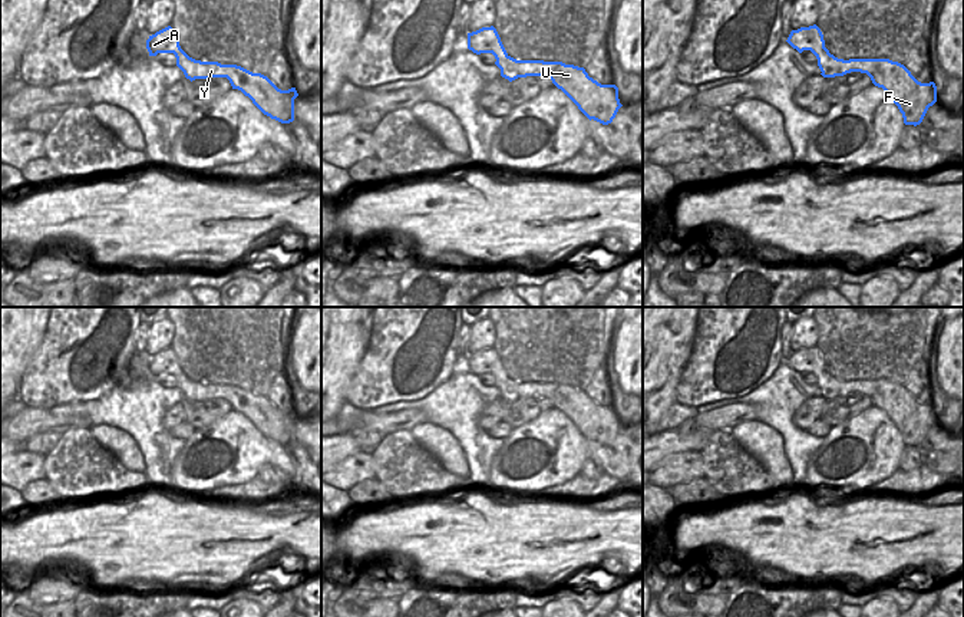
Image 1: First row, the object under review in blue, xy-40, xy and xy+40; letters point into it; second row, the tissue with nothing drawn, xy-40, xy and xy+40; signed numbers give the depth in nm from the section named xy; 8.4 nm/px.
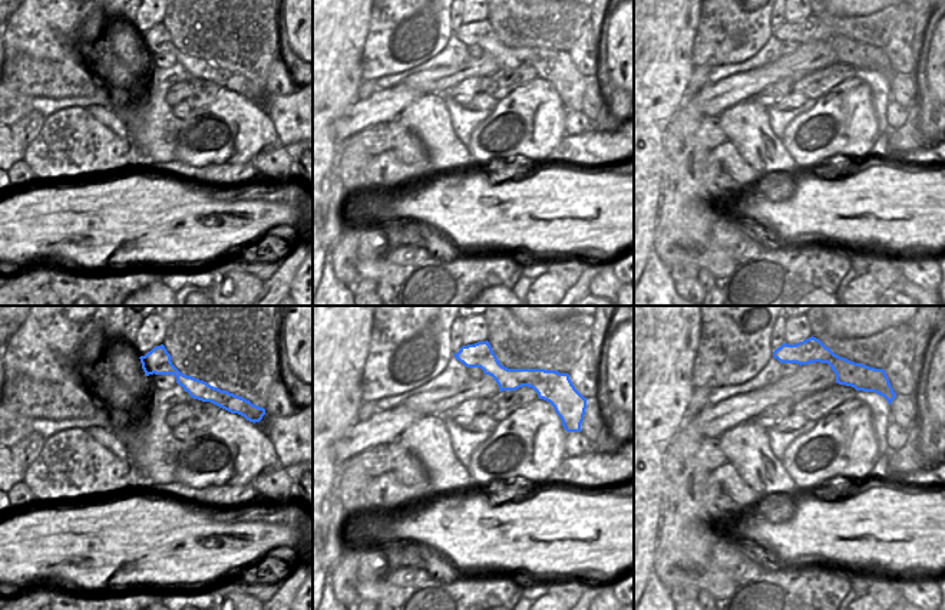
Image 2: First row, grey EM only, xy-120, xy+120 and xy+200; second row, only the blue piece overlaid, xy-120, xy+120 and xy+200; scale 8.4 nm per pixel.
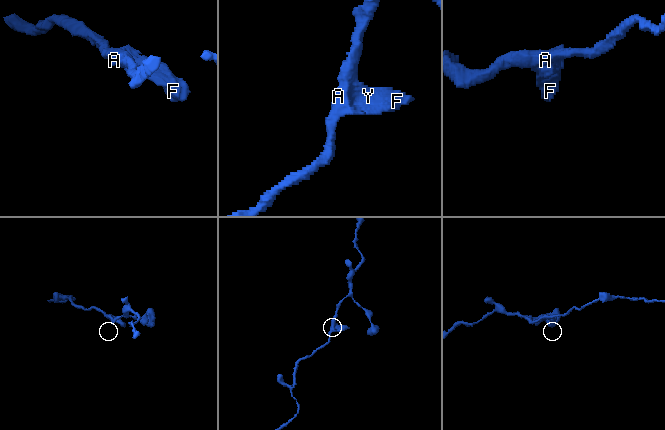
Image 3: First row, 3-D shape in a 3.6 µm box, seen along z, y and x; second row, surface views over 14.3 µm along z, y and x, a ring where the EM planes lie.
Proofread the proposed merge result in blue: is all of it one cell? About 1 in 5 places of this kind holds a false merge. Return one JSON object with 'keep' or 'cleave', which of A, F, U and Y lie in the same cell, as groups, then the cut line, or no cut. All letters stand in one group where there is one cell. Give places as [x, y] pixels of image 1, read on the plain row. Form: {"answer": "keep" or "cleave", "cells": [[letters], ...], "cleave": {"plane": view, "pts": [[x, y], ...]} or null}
{"answer": "keep", "cells": [["A", "F", "U", "Y"]], "cleave": null}

